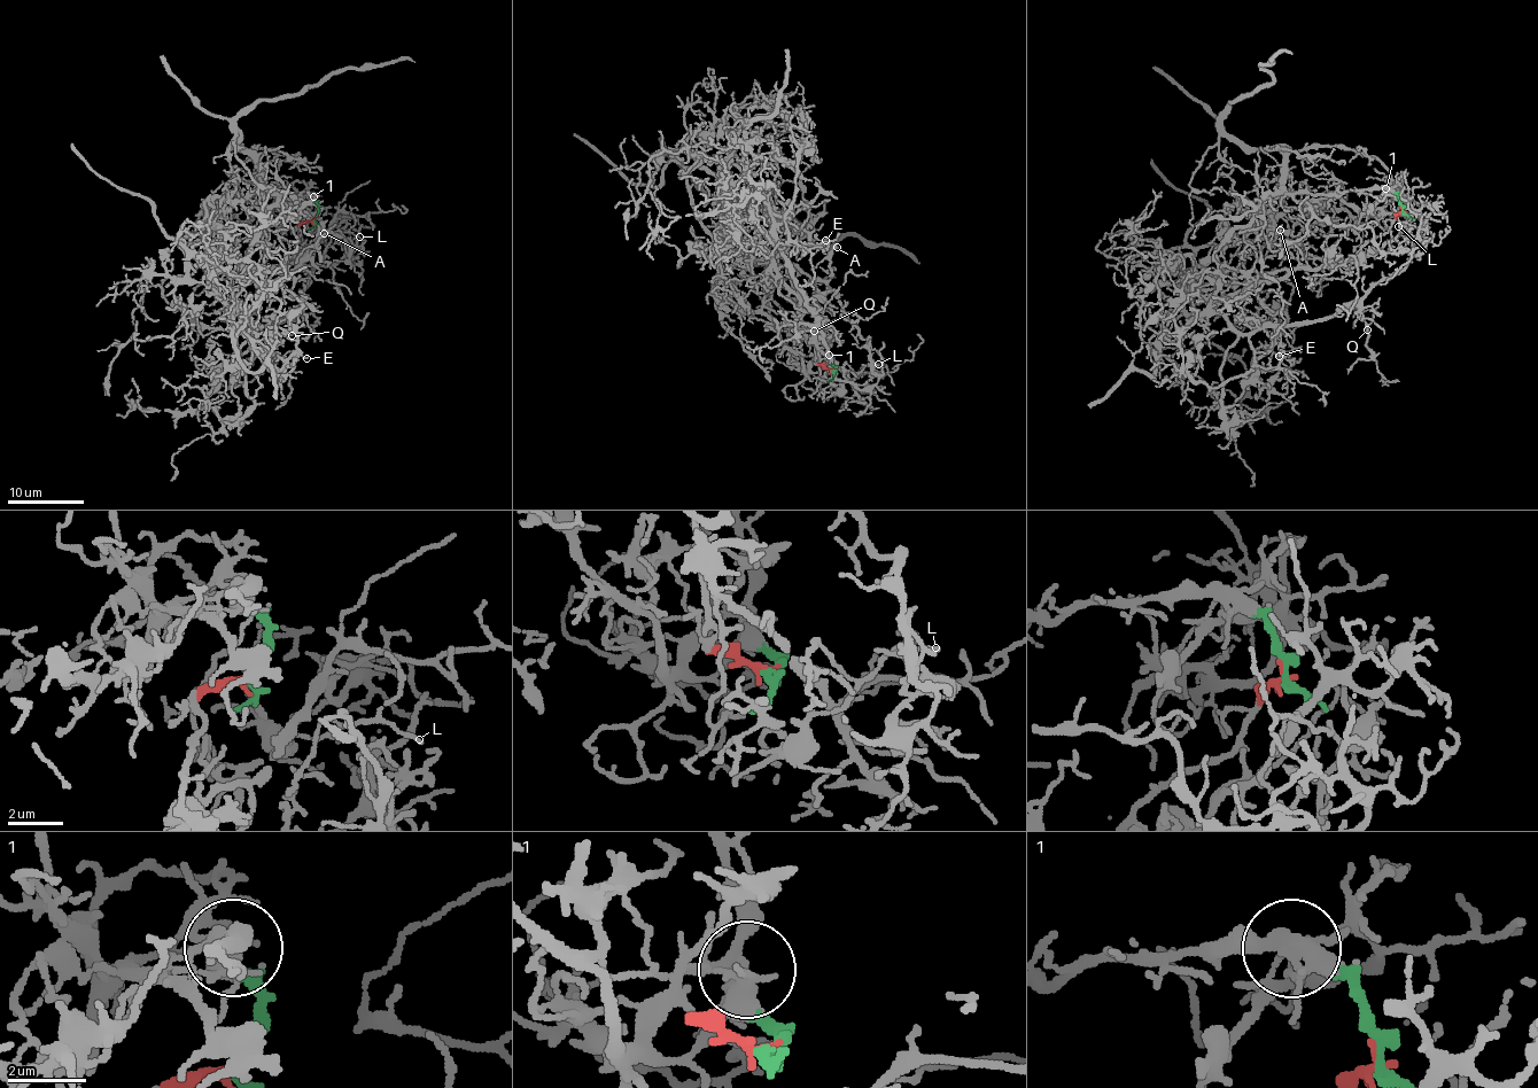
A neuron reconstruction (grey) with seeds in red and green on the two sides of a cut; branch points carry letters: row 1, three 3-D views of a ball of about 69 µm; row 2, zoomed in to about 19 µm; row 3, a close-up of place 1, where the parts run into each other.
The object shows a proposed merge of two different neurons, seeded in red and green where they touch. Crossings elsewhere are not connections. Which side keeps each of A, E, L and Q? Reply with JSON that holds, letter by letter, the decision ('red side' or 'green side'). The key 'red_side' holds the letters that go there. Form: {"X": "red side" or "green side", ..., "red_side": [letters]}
{"A": "green side", "E": "red side", "L": "red side", "Q": "red side", "red_side": ["E", "L", "Q"]}

